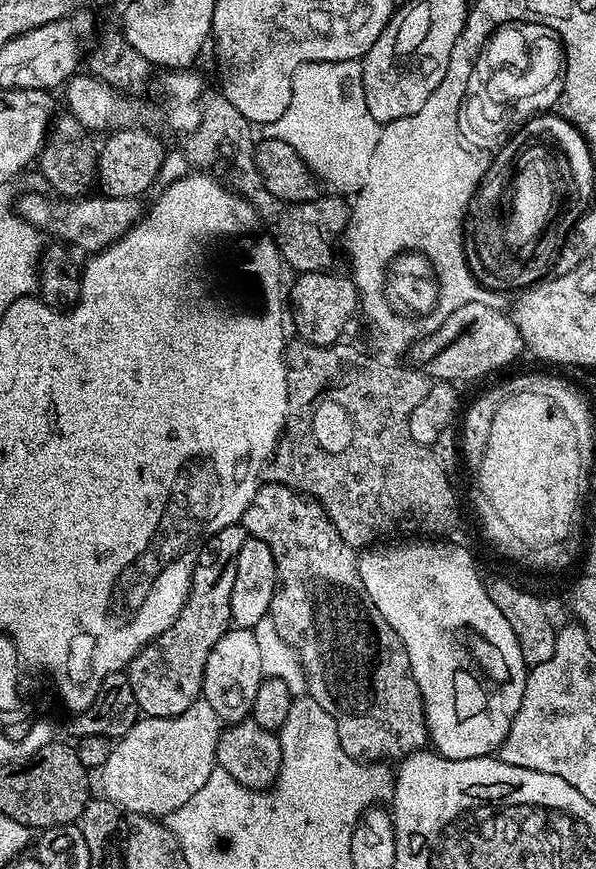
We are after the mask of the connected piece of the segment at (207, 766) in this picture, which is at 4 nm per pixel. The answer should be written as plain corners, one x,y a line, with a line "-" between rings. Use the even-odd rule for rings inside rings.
198,699
187,710
170,718
144,716
119,740
112,744
110,758
106,758
104,767
99,769
100,788
103,799
109,800
125,812
139,812
142,816
165,817
169,812
178,810
202,788
206,778
217,767
216,743
222,731
220,715
210,706
210,702

